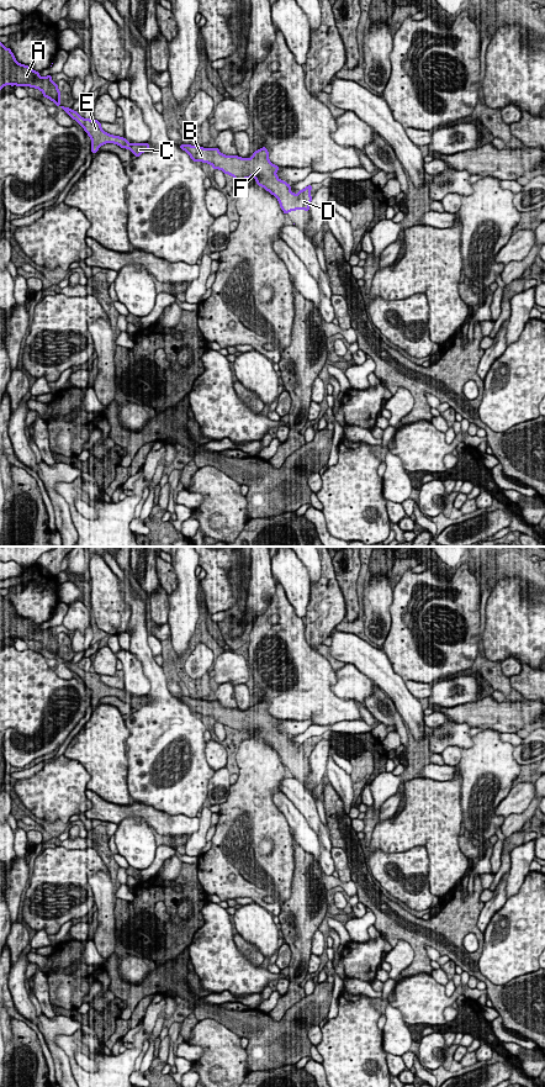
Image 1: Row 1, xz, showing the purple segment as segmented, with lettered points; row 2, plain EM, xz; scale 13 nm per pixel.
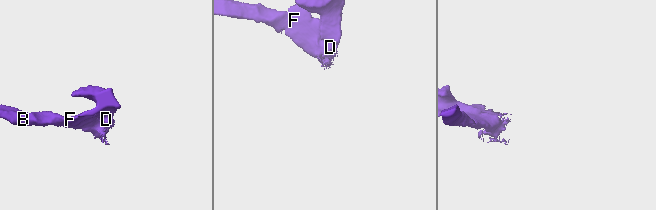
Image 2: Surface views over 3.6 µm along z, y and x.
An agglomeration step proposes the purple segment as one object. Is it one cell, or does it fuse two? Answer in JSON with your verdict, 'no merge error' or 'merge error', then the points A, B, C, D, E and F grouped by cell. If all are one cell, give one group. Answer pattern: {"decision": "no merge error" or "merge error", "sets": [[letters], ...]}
{"decision": "no merge error", "sets": [["A", "B", "C", "D", "E", "F"]]}

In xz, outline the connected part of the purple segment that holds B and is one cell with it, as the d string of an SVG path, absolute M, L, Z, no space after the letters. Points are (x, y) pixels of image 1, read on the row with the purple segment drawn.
M184 143L179 147L190 155L191 160L211 164L213 170L219 169L224 174L229 174L237 183L253 176L256 185L263 186L277 199L285 215L290 211L297 212L300 209L309 212L312 185L298 190L297 195L292 192L290 184L277 178L276 172L280 167L269 160L269 152L265 147L254 151L252 158L224 155L217 147L203 148Z

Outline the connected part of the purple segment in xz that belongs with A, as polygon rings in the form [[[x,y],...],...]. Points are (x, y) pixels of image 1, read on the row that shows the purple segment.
[[[0,42],[0,91],[5,85],[30,86],[43,93],[57,106],[60,106],[73,120],[75,120],[91,138],[91,153],[96,153],[102,144],[115,143],[121,148],[127,148],[133,152],[133,155],[139,157],[148,151],[148,143],[129,143],[125,137],[112,136],[101,128],[97,120],[81,117],[78,111],[60,105],[60,91],[57,83],[52,81],[52,75],[42,78],[41,72],[35,72],[31,67],[20,64],[10,48],[5,48]]]

